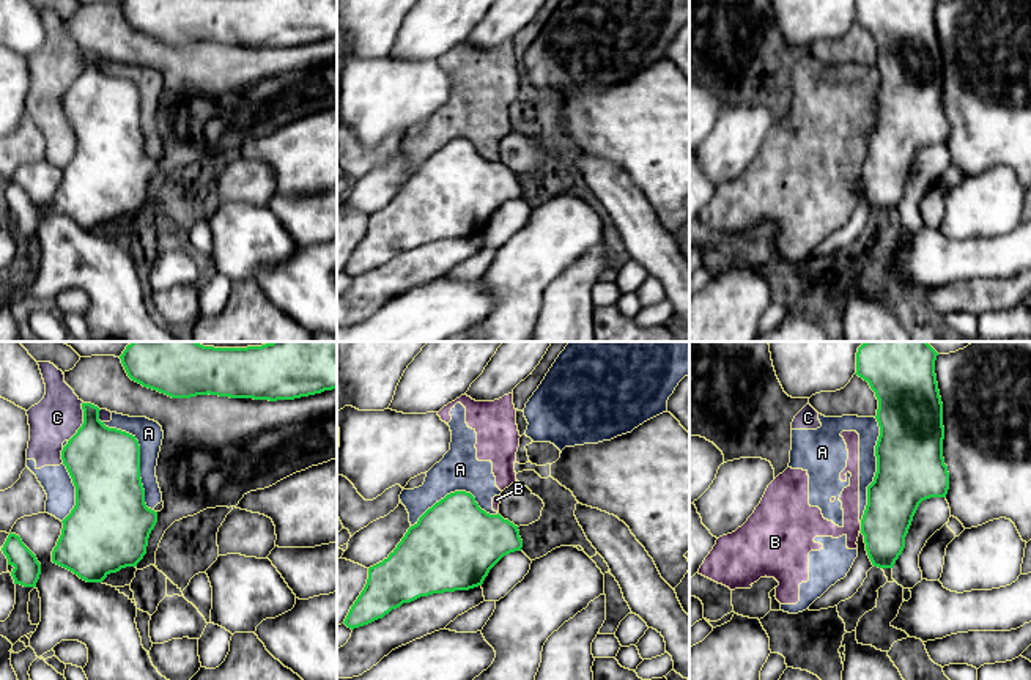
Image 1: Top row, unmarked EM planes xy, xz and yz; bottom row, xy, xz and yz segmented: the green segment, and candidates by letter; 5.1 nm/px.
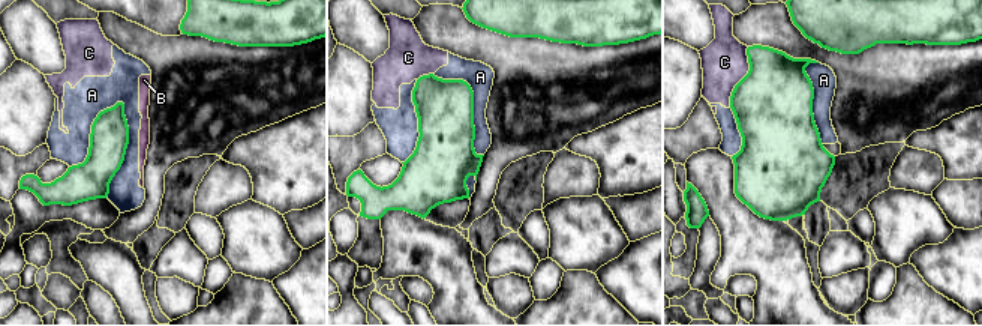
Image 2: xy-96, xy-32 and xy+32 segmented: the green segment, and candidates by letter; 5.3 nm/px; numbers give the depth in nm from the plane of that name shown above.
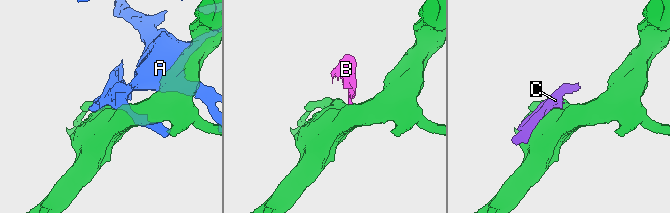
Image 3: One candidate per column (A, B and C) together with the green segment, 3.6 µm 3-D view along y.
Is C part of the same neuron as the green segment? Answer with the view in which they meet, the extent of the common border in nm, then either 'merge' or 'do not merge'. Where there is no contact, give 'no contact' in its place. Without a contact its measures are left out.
meets green in xy; contact 220 nm long; do not merge

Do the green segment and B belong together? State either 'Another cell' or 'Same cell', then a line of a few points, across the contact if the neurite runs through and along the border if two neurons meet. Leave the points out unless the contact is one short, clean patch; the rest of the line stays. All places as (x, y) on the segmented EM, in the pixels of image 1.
Another cell. Line: yz (860, 523), (861, 529)

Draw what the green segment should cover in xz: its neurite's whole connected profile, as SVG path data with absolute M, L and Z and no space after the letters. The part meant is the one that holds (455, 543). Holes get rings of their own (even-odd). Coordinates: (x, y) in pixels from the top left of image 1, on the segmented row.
M450 493L408 529L387 559L368 568L367 584L343 623L354 630L420 597L479 587L504 556L521 548L518 526L482 510L471 493Z

